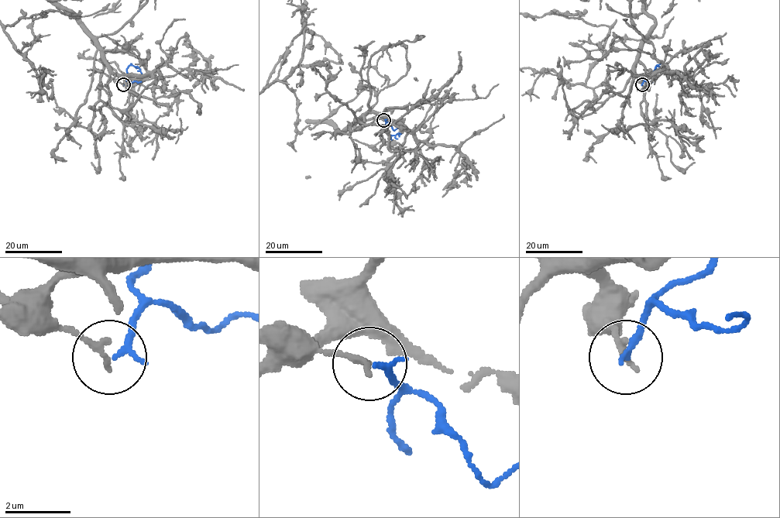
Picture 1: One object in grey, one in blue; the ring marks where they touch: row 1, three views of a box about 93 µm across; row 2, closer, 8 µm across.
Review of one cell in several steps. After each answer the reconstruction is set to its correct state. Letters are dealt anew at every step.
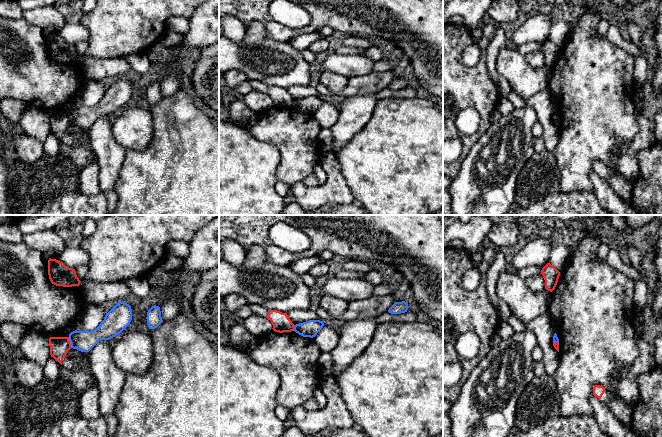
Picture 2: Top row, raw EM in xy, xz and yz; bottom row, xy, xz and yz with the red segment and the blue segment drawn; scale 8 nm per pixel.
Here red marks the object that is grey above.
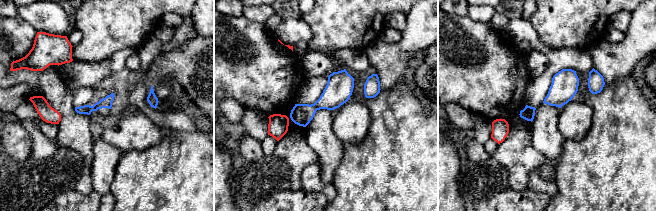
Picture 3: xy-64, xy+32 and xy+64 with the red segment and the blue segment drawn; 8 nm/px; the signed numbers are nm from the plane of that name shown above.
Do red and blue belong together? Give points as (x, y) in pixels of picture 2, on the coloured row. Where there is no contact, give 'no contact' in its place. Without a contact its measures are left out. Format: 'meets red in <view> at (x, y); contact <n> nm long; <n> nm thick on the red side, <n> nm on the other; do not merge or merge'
meets red in xy at (69, 342); contact 90 nm long; 160 nm thick on the red side, 170 nm on the other; do not merge

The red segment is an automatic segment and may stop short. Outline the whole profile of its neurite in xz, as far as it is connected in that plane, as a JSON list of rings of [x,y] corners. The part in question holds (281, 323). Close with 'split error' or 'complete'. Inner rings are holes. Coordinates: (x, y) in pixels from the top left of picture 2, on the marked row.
[[[268,310],[266,318],[271,321],[275,332],[283,333],[294,331],[295,325],[289,319],[287,313],[282,313],[277,310]]]; complete

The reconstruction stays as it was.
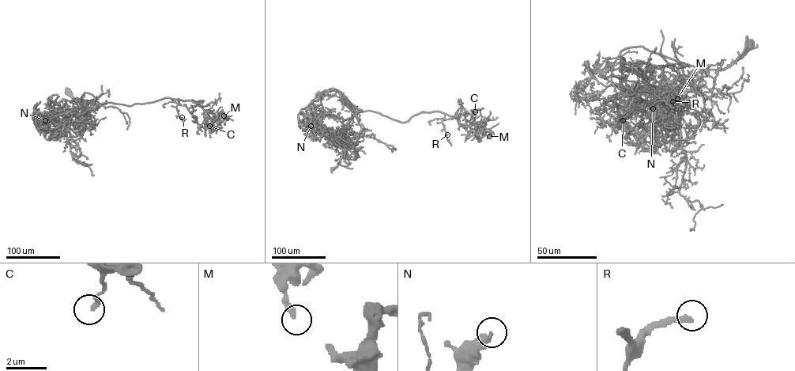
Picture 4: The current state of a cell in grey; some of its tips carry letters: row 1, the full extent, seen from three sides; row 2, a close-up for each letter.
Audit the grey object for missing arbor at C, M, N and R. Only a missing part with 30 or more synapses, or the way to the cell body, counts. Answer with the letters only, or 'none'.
R

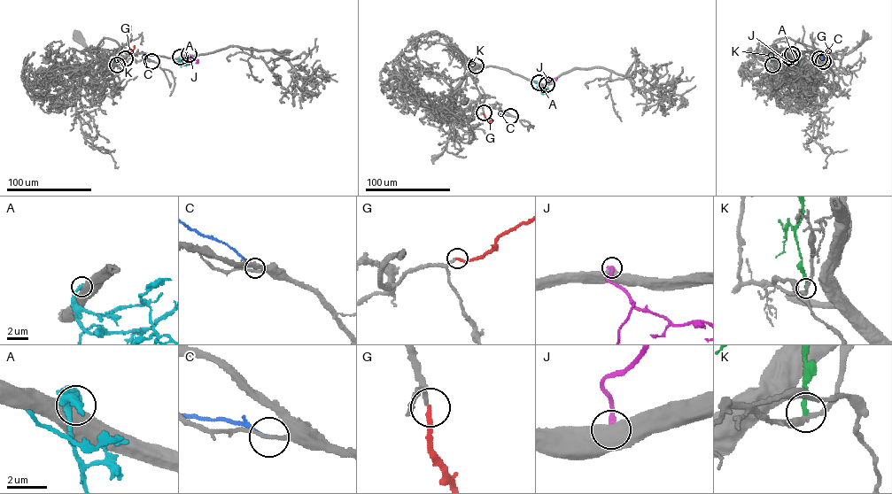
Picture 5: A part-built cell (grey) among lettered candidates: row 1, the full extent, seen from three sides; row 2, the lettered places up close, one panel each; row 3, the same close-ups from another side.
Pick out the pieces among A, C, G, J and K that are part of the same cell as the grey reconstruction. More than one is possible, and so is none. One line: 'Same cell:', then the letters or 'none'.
Same cell: G

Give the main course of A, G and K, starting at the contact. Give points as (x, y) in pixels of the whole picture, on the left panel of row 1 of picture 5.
A: (180, 57), (186, 56), (190, 61), (189, 64)
G: (125, 58), (135, 45)
K: (117, 65), (120, 53)

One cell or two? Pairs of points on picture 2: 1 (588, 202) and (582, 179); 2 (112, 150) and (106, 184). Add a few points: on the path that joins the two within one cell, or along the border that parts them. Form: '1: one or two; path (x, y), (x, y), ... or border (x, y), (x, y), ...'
1: two; border (561, 191), (592, 192)
2: one; path (110, 158), (108, 176)

